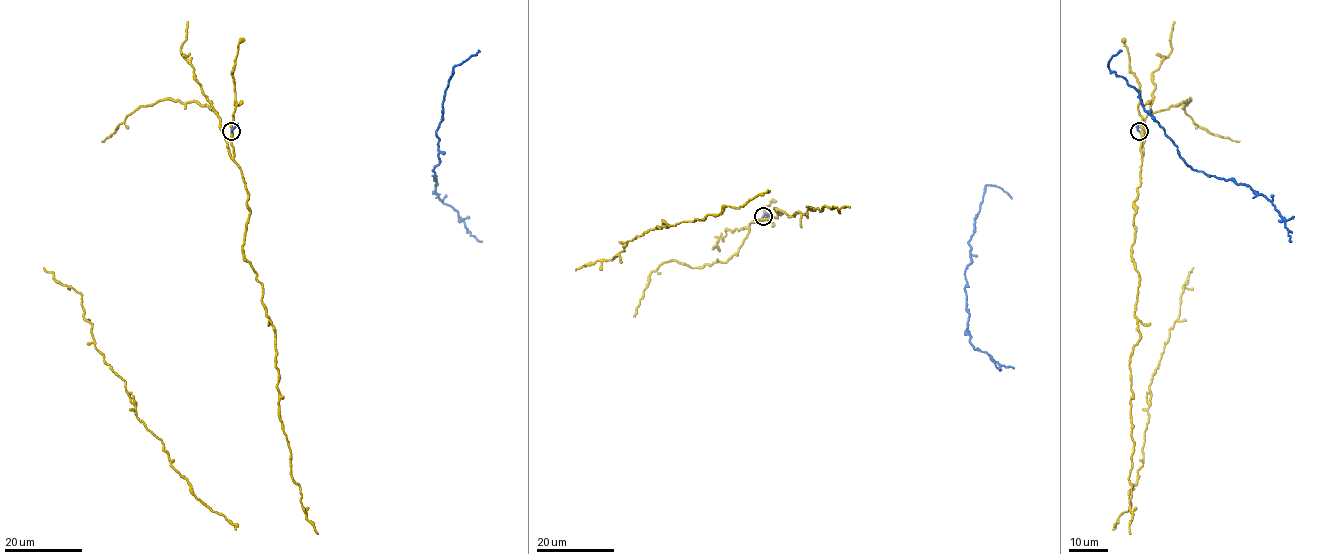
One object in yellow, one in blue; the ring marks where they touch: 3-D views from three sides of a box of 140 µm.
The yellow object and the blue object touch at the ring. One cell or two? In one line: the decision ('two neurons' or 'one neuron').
one neuron

